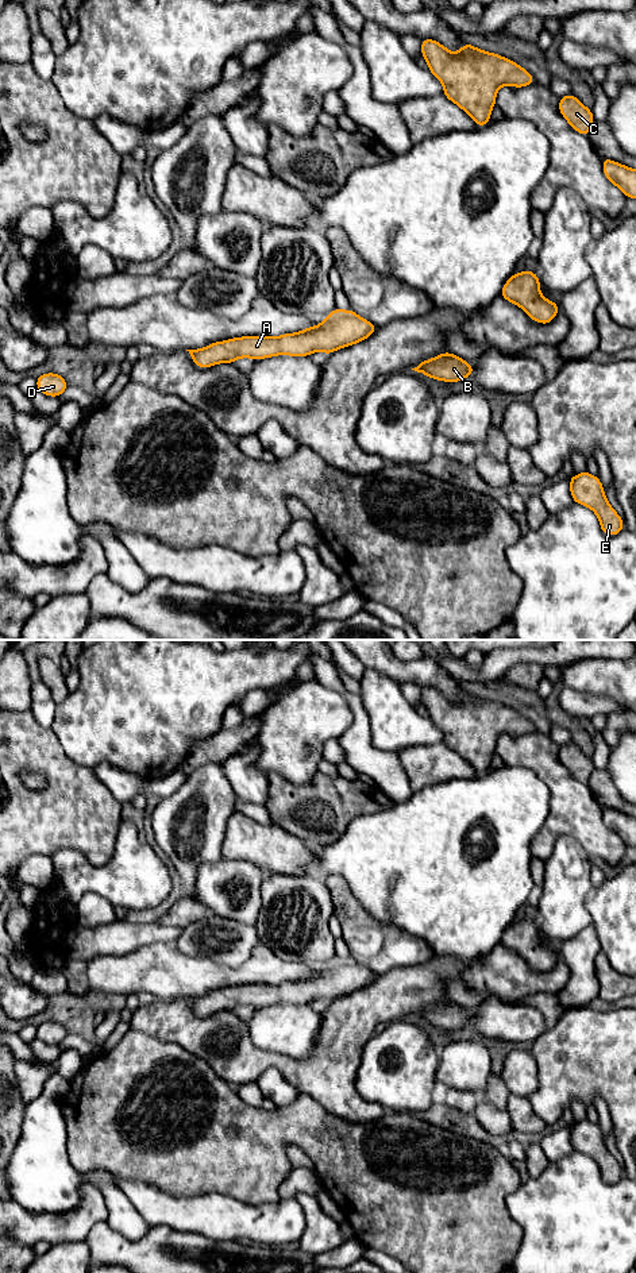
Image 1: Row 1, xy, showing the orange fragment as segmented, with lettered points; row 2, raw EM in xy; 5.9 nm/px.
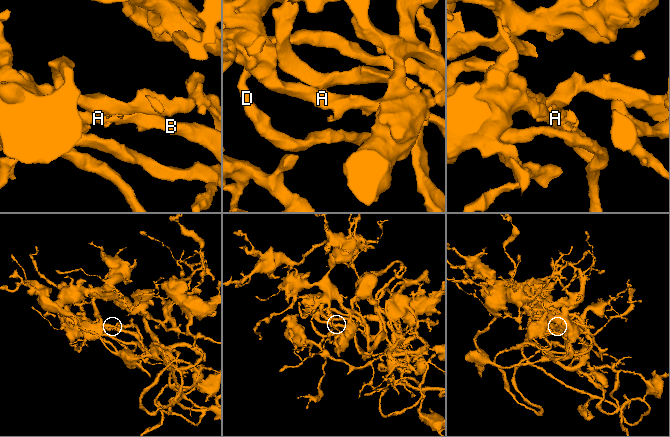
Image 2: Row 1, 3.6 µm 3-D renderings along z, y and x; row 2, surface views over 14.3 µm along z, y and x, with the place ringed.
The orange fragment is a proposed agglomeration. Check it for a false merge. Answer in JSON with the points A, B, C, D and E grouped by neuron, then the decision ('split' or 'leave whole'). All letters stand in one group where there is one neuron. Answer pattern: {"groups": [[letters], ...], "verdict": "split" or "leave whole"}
{"groups": [["A", "B", "C", "D", "E"]], "verdict": "leave whole"}

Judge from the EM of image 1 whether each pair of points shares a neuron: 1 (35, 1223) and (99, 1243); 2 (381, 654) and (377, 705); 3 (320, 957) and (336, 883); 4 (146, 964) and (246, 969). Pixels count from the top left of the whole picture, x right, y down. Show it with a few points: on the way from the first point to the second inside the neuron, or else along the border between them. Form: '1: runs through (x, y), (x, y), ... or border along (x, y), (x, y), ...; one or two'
1: border along (104, 1221), (99, 1221), (84, 1239); two
2: border along (366, 667), (382, 671), (399, 683); two
3: border along (323, 878), (331, 894), (334, 910); two
4: runs through (170, 975), (222, 975); one

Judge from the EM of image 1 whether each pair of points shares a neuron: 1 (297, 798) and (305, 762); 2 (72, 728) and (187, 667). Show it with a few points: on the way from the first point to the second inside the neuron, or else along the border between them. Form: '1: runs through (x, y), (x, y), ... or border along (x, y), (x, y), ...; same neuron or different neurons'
1: border along (318, 771), (303, 784), (292, 784), (276, 772); different neurons
2: runs through (100, 722), (135, 709), (145, 699), (158, 695); same neuron

